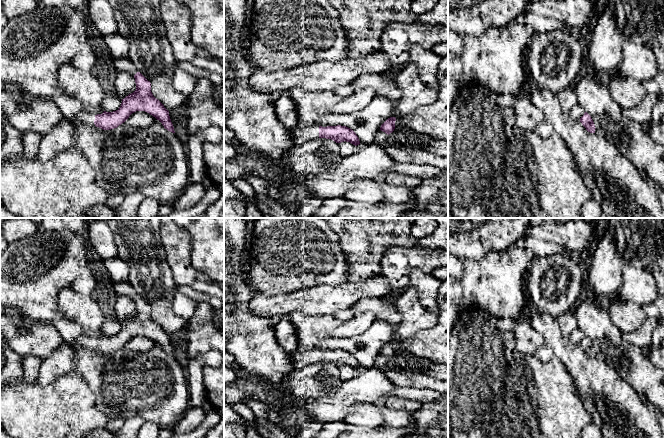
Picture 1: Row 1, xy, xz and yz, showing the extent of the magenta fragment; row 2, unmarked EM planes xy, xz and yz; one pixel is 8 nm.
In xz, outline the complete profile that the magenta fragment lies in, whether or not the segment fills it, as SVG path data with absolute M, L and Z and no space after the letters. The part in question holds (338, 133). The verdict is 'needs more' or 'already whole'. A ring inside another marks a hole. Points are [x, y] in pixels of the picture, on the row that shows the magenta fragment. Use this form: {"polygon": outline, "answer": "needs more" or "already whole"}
{"polygon": "M312 125L301 129L296 128L291 136L294 144L302 144L318 138L331 139L336 143L346 141L355 146L360 144L356 133L352 129L341 125L327 127Z", "answer": "needs more"}

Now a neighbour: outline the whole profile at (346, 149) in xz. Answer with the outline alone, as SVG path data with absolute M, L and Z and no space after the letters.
M346 141L338 143L338 146L339 146L339 154L341 155L341 157L350 156L357 149L357 146L351 144L350 142L346 142Z

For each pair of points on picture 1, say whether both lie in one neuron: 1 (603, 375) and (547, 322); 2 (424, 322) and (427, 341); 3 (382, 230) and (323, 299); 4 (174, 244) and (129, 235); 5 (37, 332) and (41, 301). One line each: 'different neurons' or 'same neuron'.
1: same neuron
2: different neurons
3: different neurons
4: different neurons
5: different neurons

